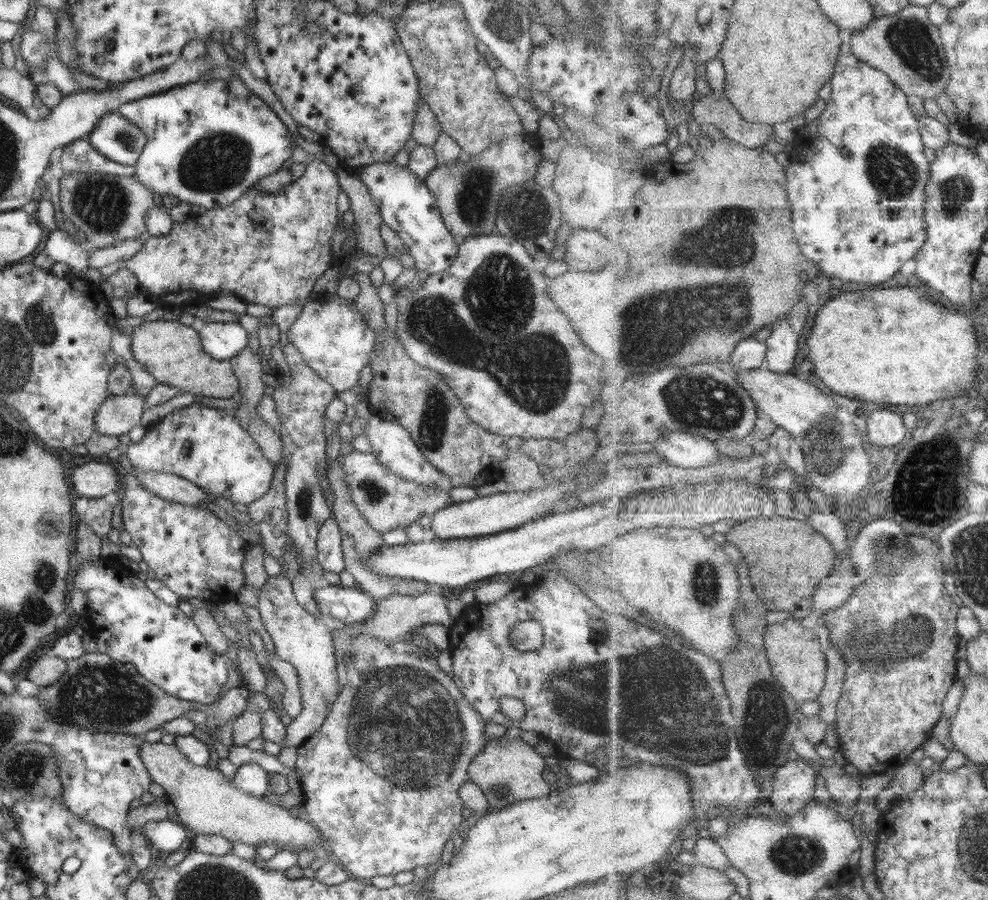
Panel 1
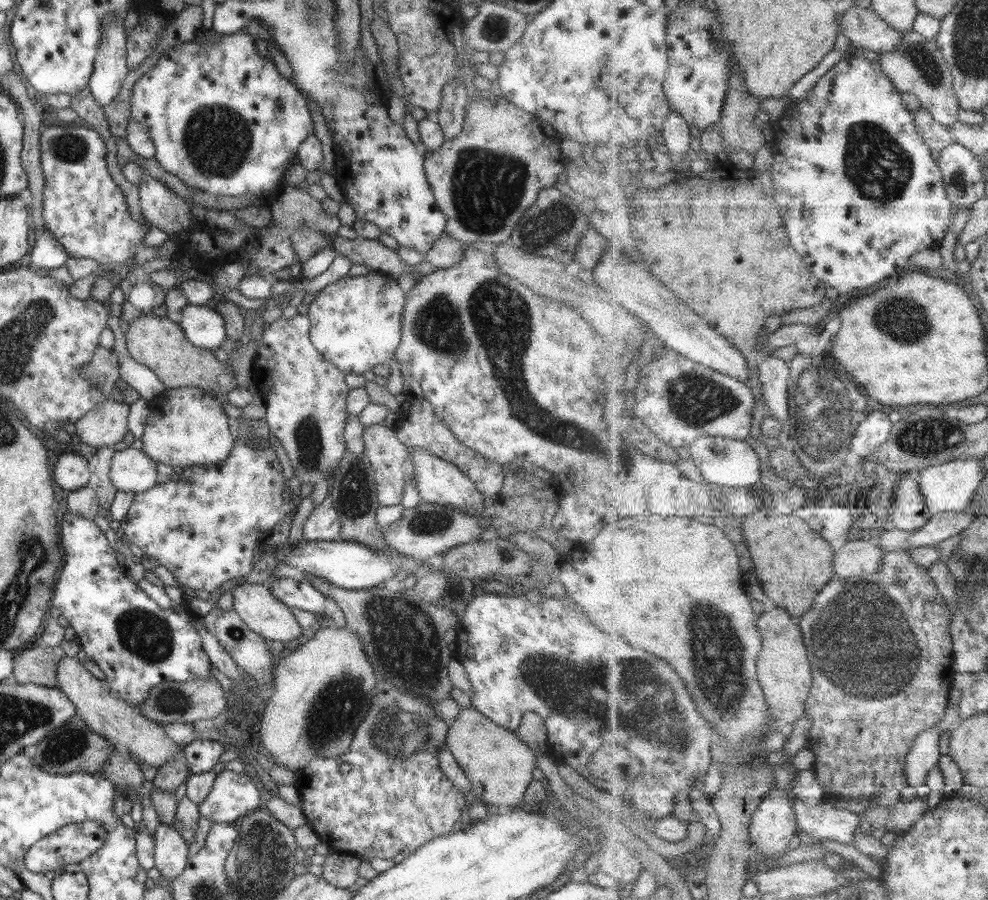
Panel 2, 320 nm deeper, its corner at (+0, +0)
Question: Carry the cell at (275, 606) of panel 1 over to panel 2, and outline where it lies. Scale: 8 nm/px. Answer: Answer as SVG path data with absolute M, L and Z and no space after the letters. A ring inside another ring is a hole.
M243 582L233 586L230 591L232 596L231 609L237 613L237 616L249 627L249 630L267 640L279 640L284 645L287 642L295 644L296 638L300 636L301 629L291 615L290 608L275 600L268 587L263 584Z

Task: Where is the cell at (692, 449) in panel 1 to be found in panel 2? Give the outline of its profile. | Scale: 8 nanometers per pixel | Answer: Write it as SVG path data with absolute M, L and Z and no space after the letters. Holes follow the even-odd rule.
M705 435L698 438L688 450L690 458L700 469L701 475L707 484L719 486L719 488L733 487L741 489L761 485L763 464L748 441Z

